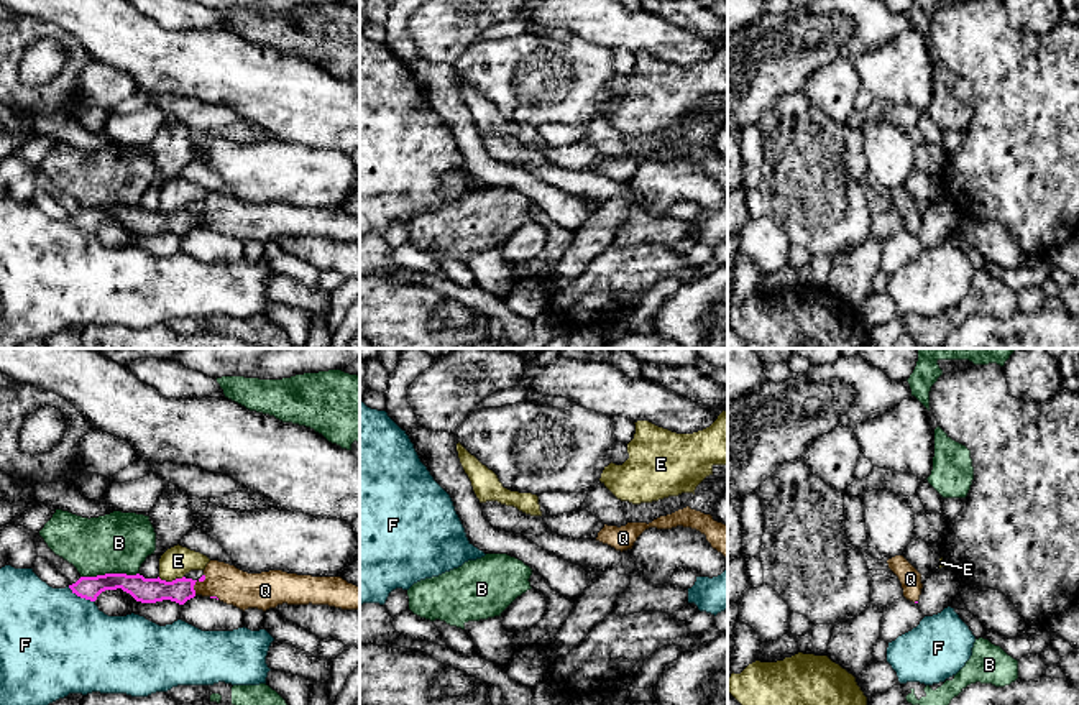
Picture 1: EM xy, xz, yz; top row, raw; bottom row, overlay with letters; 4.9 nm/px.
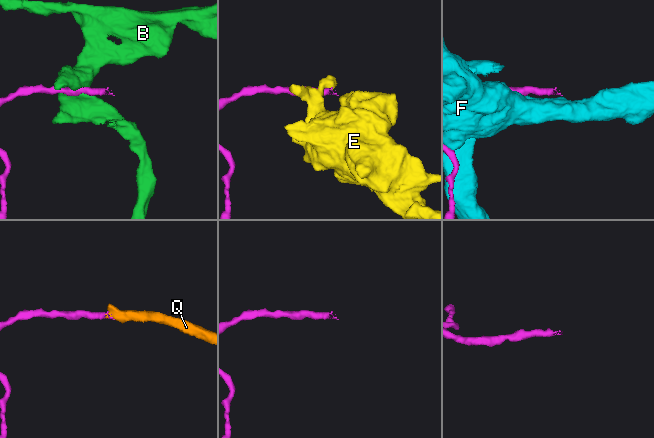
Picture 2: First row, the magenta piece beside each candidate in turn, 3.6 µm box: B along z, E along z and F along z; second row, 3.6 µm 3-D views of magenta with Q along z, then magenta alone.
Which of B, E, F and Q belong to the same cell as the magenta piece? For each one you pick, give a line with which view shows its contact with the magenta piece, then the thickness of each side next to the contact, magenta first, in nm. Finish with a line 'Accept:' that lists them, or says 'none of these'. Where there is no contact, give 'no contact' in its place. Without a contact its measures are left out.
Q: xy | 130/180 nm
Accept: Q

